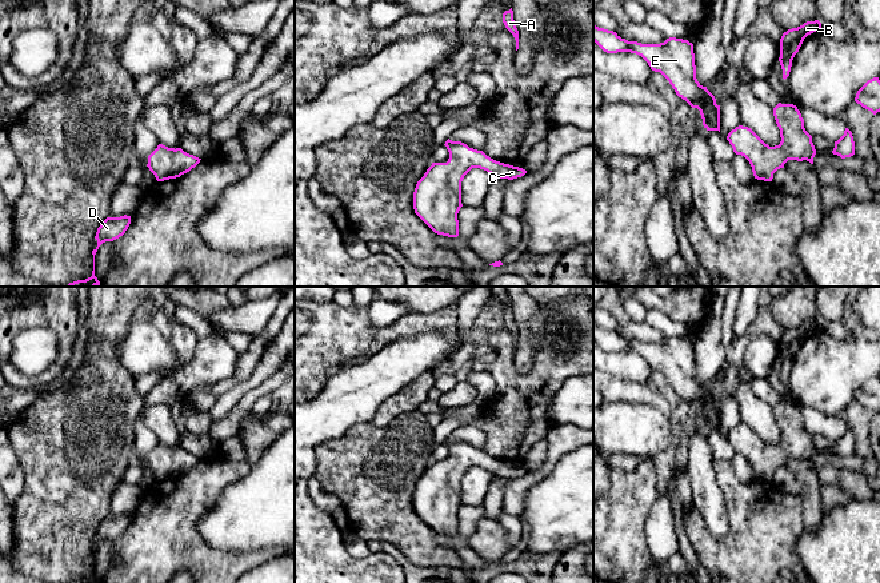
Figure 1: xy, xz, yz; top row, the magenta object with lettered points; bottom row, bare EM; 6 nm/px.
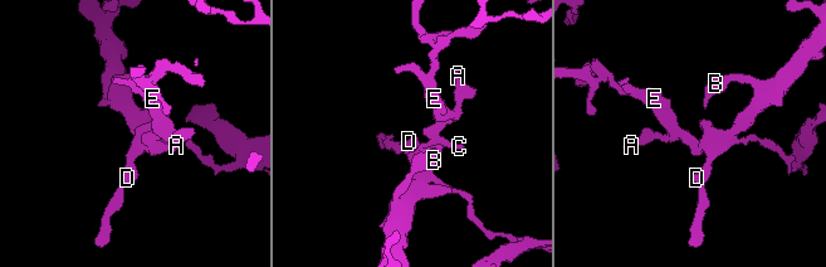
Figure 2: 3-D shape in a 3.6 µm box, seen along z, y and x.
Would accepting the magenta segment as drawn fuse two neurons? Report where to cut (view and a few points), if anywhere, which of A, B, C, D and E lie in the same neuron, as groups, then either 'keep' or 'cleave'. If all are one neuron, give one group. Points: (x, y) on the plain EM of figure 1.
no cut; A B C D E; keep

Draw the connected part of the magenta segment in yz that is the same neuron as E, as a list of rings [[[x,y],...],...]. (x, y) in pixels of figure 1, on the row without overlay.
[[[593,322],[593,340],[607,352],[631,351],[641,355],[652,370],[660,371],[676,394],[700,410],[707,430],[720,431],[720,404],[696,378],[693,343],[669,336],[660,343],[641,343],[621,338],[616,331]]]

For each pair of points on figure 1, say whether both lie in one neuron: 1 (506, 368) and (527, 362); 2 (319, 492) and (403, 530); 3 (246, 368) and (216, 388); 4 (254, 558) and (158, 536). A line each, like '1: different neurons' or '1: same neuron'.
1: different neurons
2: different neurons
3: same neuron
4: same neuron

